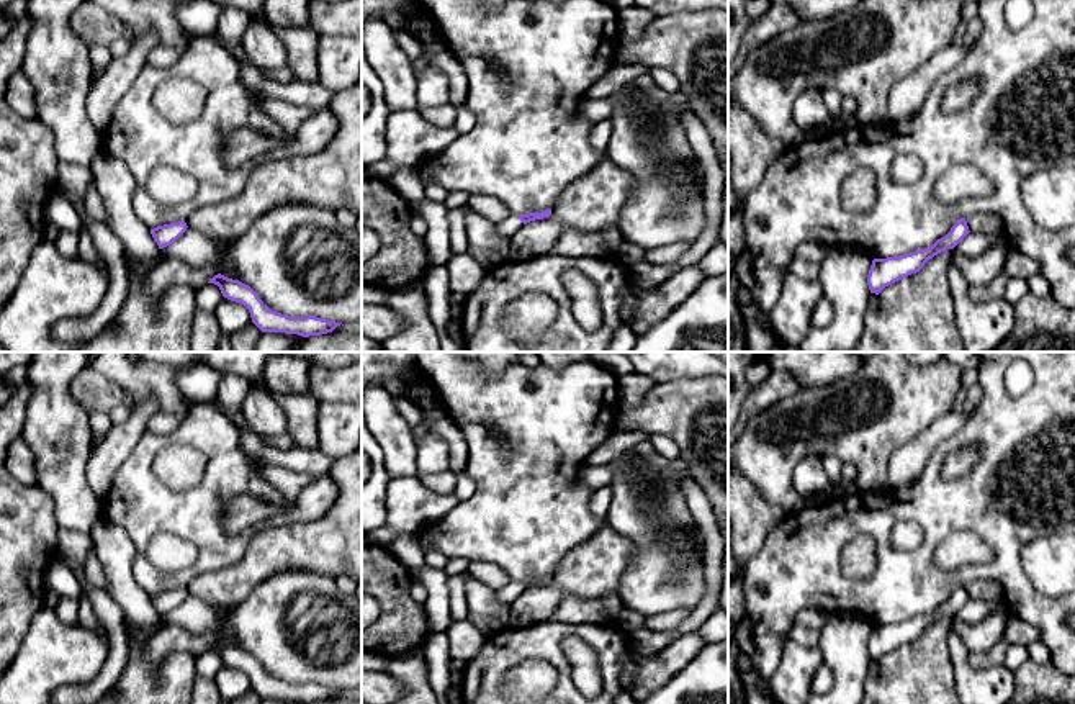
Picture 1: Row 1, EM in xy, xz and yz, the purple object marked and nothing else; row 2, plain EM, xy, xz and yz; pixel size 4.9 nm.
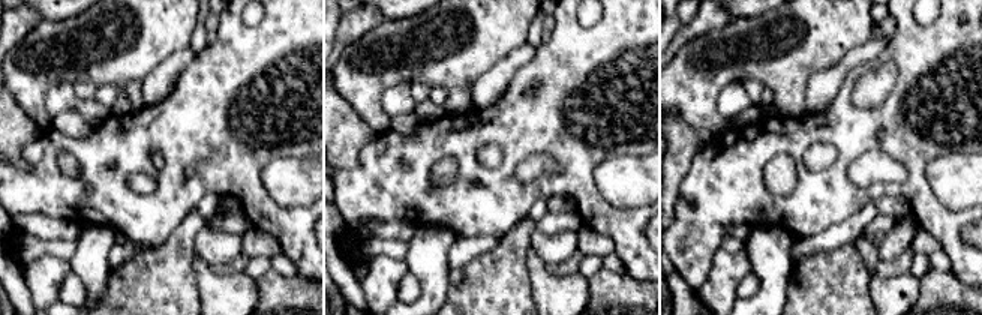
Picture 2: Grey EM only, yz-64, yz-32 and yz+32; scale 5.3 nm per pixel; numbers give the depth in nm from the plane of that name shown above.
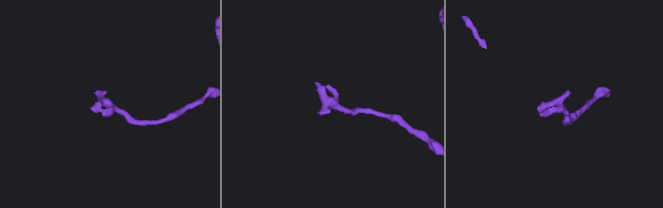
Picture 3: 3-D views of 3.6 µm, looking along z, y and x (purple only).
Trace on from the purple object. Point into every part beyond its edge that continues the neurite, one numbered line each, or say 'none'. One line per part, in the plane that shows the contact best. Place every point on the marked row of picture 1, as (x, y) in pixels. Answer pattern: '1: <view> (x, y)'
1: xz (509, 226)

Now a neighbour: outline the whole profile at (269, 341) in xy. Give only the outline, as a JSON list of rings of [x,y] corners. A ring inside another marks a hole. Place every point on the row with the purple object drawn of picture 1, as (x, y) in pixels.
[[[262,332],[255,352],[288,352],[306,337],[285,332]]]

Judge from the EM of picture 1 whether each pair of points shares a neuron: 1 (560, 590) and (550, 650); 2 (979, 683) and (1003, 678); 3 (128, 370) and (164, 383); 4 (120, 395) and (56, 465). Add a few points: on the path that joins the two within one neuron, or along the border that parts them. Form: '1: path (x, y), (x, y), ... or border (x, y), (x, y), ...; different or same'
1: border (548, 618), (524, 626), (512, 624); different
2: path (985, 683), (997, 683); same
3: path (136, 377), (156, 382); same
4: border (79, 374), (72, 380), (69, 392), (89, 411); different

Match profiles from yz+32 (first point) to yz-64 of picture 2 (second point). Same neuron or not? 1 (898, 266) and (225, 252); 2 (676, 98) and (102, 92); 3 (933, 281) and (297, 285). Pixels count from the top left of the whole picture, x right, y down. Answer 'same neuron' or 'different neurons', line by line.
1: different neurons
2: different neurons
3: same neuron

